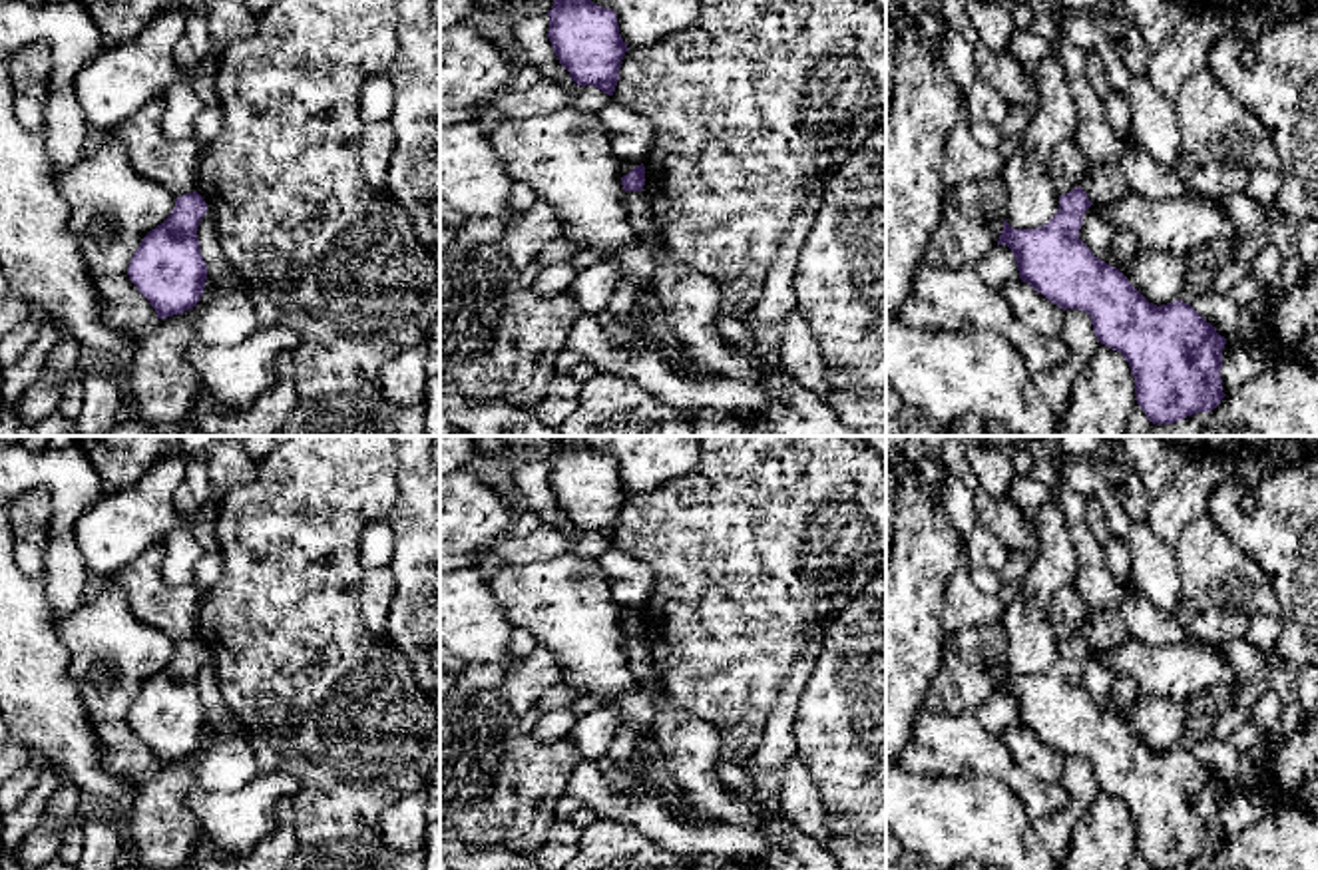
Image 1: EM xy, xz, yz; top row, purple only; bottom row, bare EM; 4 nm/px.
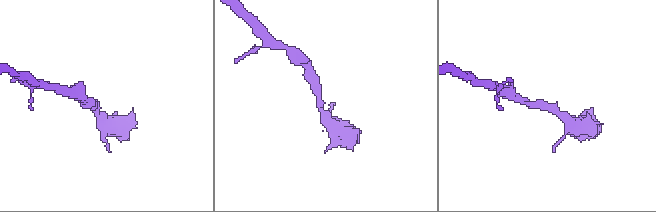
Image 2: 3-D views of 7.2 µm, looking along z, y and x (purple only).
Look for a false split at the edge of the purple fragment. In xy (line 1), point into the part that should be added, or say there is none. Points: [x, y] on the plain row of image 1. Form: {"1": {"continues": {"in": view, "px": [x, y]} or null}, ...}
{"1": {"continues": null}}

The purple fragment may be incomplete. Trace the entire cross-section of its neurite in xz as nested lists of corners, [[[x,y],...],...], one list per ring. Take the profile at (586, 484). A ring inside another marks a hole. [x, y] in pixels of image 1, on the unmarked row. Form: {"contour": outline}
{"contour": [[[553,436],[548,484],[577,532],[613,542],[625,498],[617,460],[591,448],[589,436]]]}

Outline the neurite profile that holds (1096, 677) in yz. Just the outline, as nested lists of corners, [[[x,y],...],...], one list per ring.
[[[1093,651],[1083,661],[1083,671],[1079,675],[1079,685],[1091,695],[1095,703],[1115,713],[1111,705],[1111,671],[1093,655]]]

